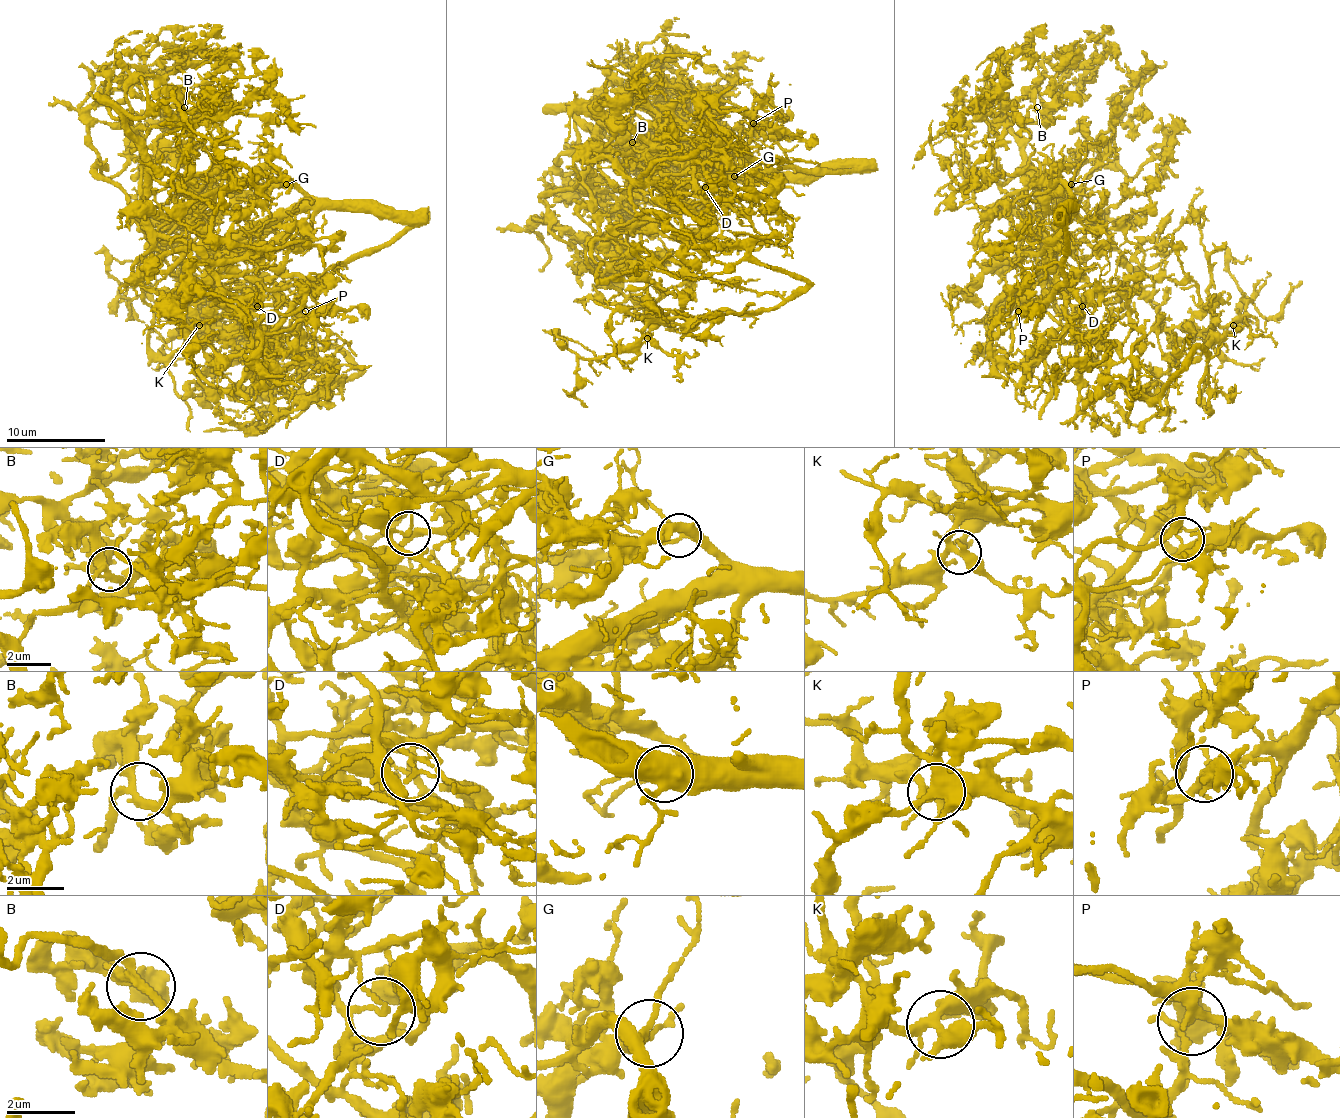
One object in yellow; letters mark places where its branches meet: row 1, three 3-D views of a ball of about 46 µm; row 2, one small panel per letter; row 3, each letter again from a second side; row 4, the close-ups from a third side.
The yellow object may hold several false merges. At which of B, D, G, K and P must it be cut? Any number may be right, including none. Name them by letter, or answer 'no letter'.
D, P

